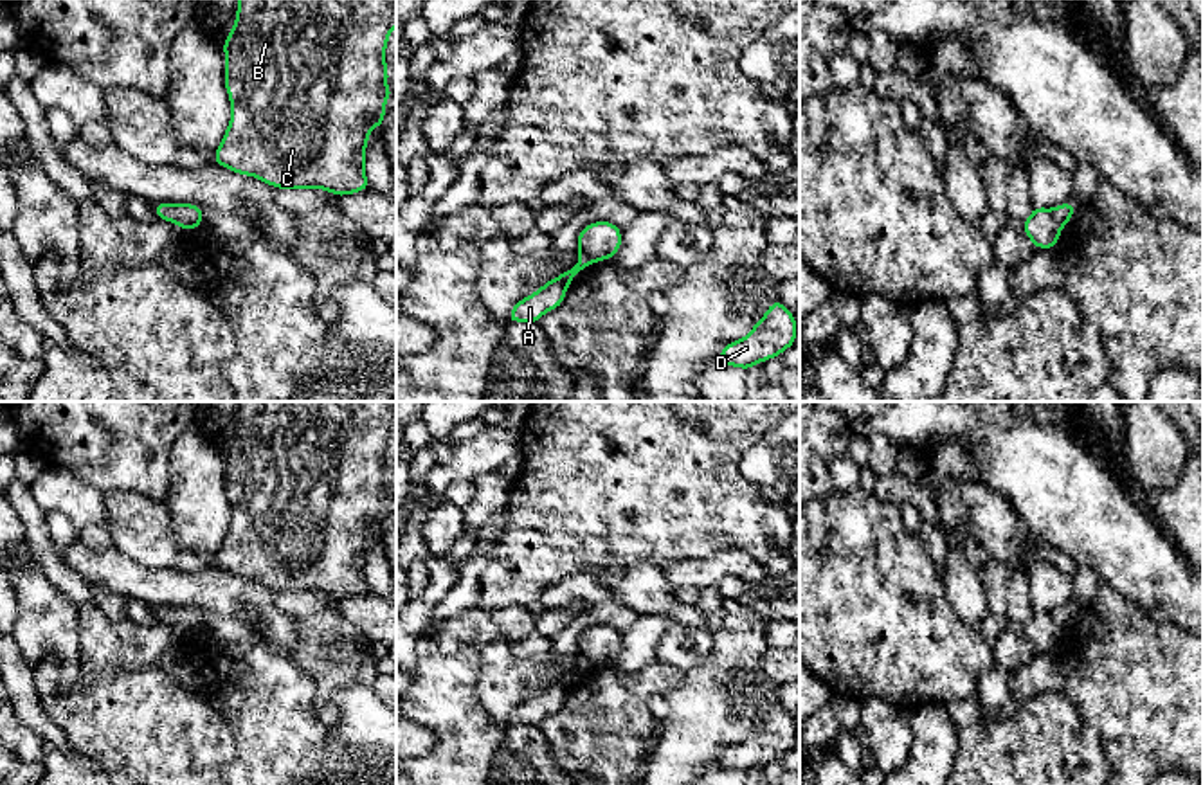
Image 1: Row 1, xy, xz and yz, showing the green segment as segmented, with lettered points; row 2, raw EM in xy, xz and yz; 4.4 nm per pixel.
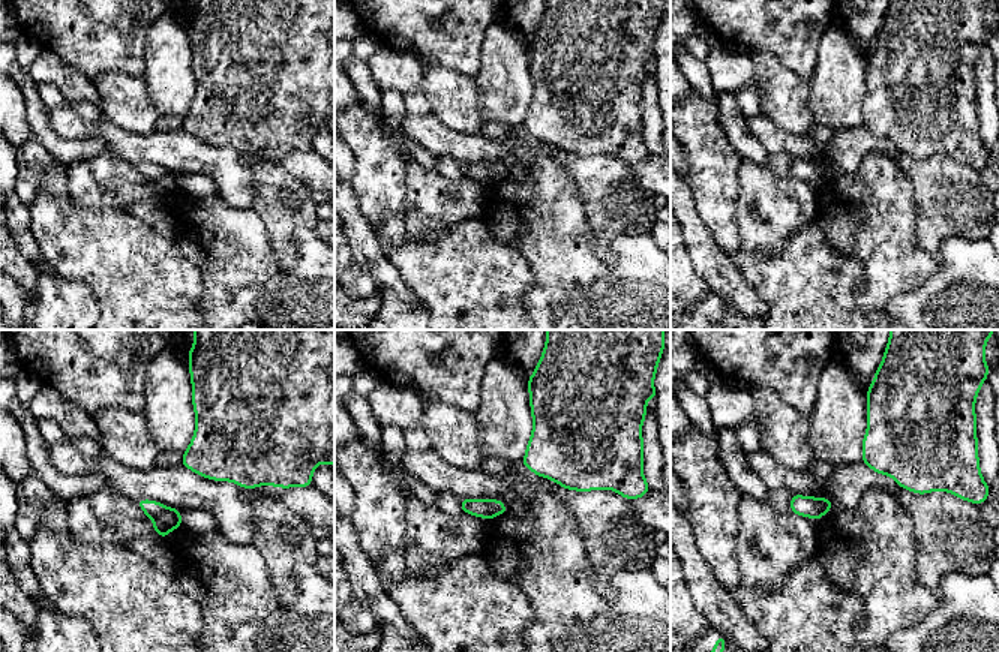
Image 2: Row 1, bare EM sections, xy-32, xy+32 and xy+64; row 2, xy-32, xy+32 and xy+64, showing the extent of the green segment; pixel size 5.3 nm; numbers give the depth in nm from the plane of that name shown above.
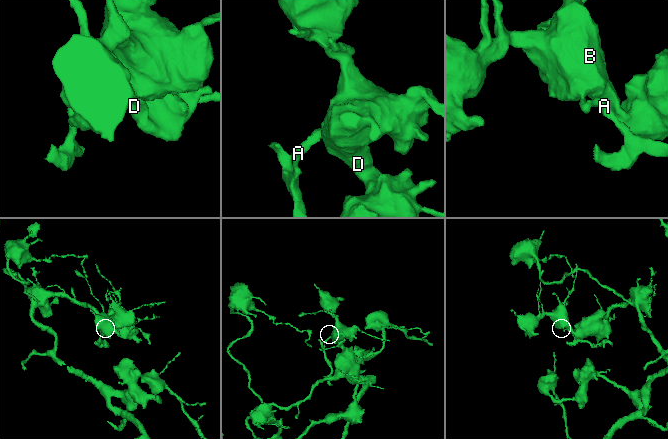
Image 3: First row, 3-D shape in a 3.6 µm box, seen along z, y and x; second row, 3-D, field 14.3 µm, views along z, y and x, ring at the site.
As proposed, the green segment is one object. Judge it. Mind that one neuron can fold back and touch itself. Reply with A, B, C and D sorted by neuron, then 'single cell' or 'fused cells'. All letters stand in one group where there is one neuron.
A / B C D | fused cells

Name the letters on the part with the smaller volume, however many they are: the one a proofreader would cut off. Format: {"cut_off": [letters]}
{"cut_off": ["A"]}

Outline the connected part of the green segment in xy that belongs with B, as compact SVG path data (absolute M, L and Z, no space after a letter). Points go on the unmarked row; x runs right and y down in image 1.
M238 402L236 425L222 447L225 454L225 493L232 517L214 565L234 576L263 583L277 592L326 592L335 600L360 596L369 591L366 582L366 549L373 529L382 531L387 504L385 450L396 430L396 402Z

